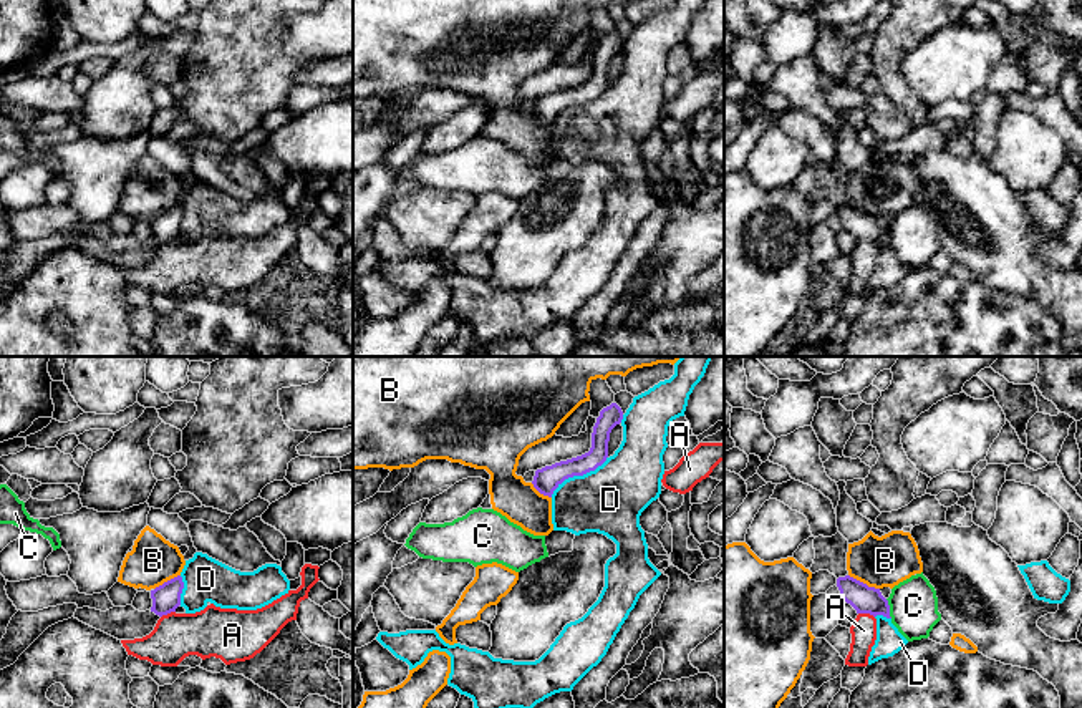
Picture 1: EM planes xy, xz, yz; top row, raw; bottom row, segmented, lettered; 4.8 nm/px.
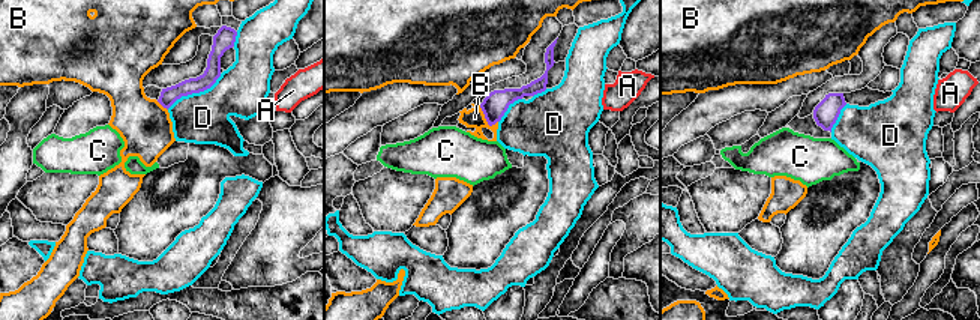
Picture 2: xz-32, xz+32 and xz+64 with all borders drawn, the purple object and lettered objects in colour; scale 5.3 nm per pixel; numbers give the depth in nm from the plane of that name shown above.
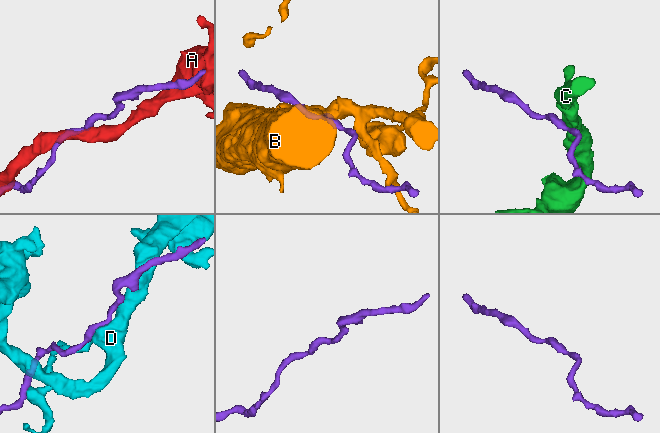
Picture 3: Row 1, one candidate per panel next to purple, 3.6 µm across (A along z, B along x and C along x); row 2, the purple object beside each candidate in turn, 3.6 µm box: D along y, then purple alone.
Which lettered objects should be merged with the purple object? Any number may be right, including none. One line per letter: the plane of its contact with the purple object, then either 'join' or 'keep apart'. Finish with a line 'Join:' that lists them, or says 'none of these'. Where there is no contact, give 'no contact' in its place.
A: meets purple in yz; keep apart
B: meets purple in yz; keep apart
C: meets purple in yz; join
D: meets purple in xz; keep apart
Join: C

